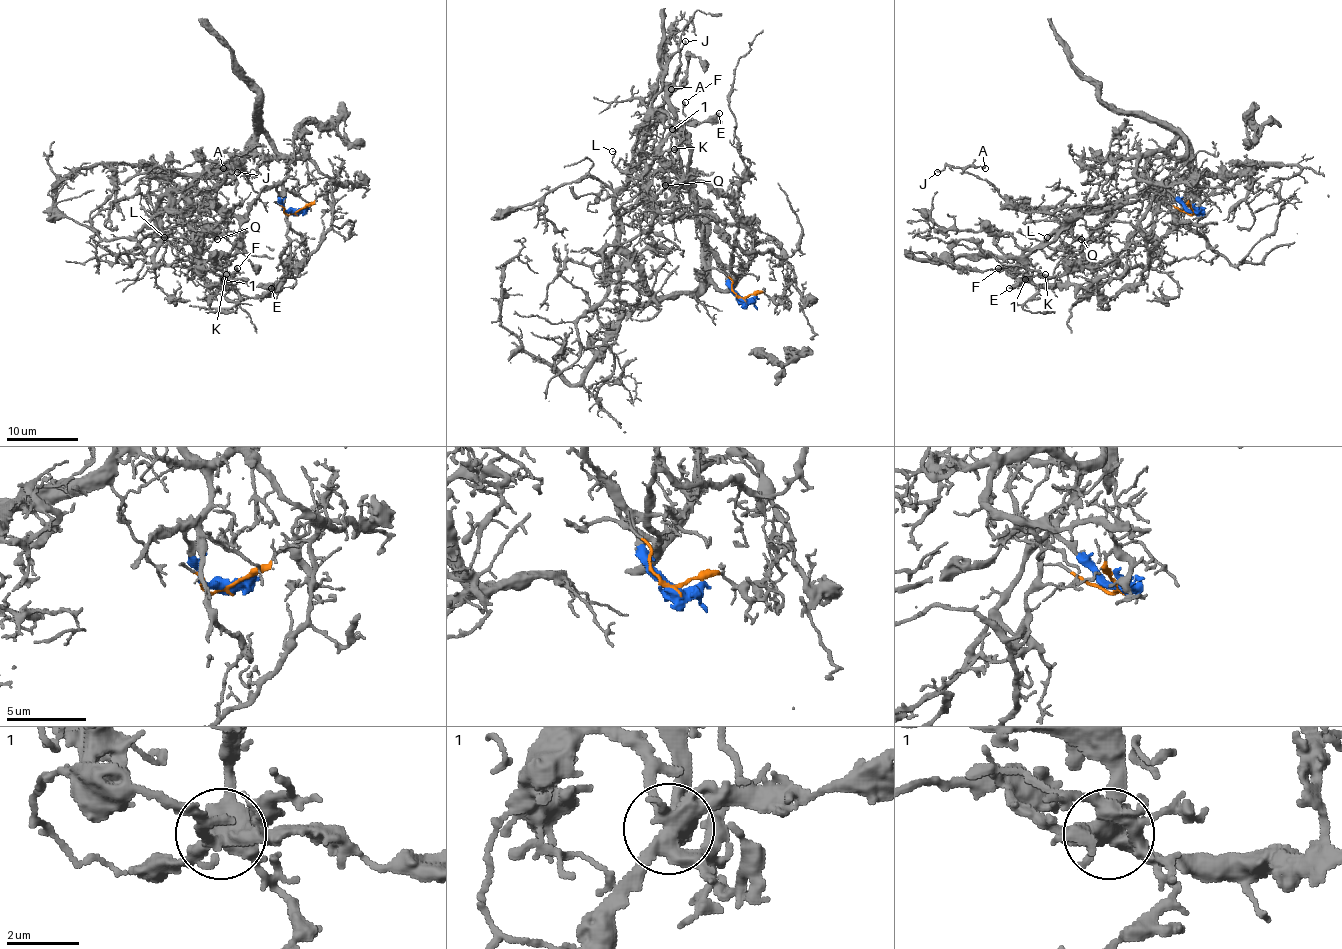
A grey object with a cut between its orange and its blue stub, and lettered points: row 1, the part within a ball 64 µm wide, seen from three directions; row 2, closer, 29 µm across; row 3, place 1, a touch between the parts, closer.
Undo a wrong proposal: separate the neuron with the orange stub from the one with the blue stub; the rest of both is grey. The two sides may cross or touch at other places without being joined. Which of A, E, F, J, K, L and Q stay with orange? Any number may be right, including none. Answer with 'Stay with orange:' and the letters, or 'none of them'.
Stay with orange: A, F, J, K, L, Q

